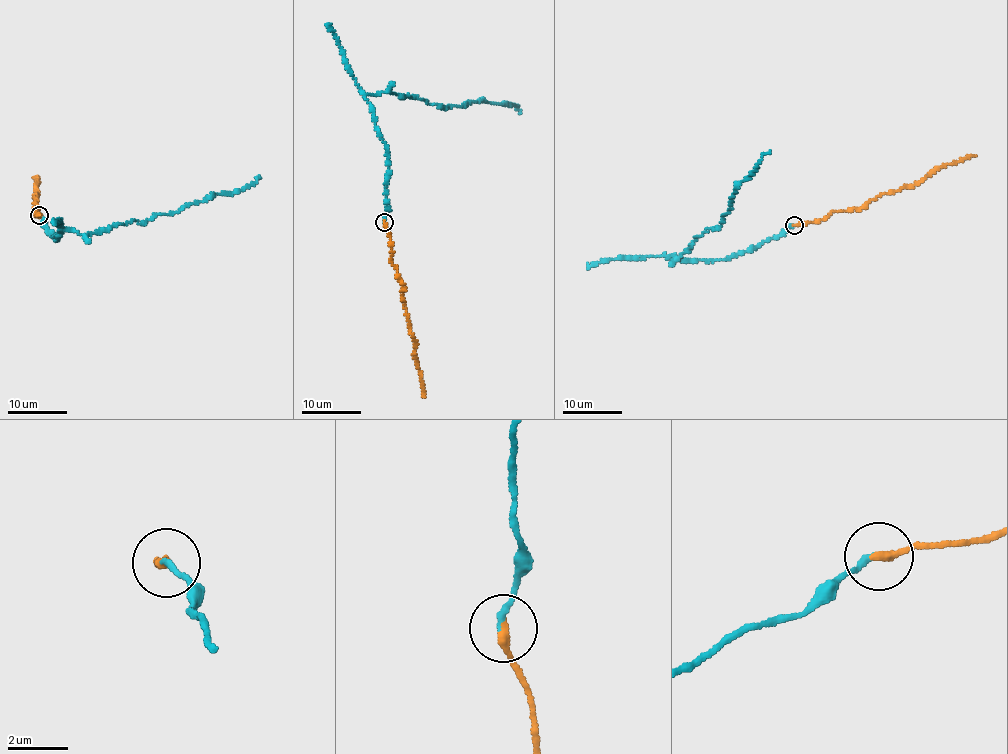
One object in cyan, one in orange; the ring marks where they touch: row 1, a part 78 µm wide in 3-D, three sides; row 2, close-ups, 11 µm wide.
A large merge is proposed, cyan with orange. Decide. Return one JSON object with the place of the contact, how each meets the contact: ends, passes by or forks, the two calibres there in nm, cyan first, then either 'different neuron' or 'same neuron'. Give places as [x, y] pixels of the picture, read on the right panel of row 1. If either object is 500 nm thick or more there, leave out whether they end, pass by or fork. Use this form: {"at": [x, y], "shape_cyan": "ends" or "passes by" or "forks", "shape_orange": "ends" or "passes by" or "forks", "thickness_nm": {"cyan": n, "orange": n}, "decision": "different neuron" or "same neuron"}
{"at": [794, 225], "shape_cyan": "ends", "shape_orange": "ends", "thickness_nm": {"cyan": 190, "orange": 300}, "decision": "same neuron"}

